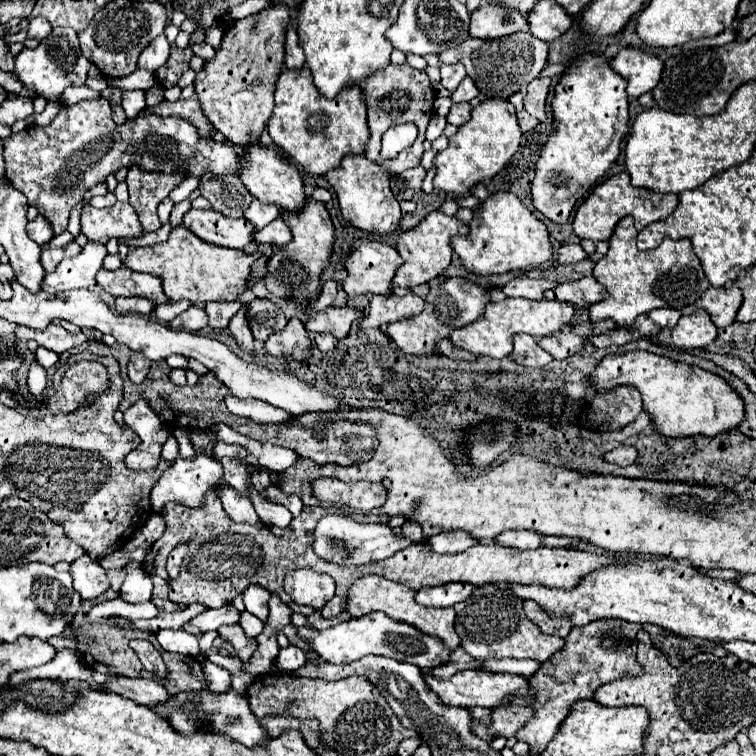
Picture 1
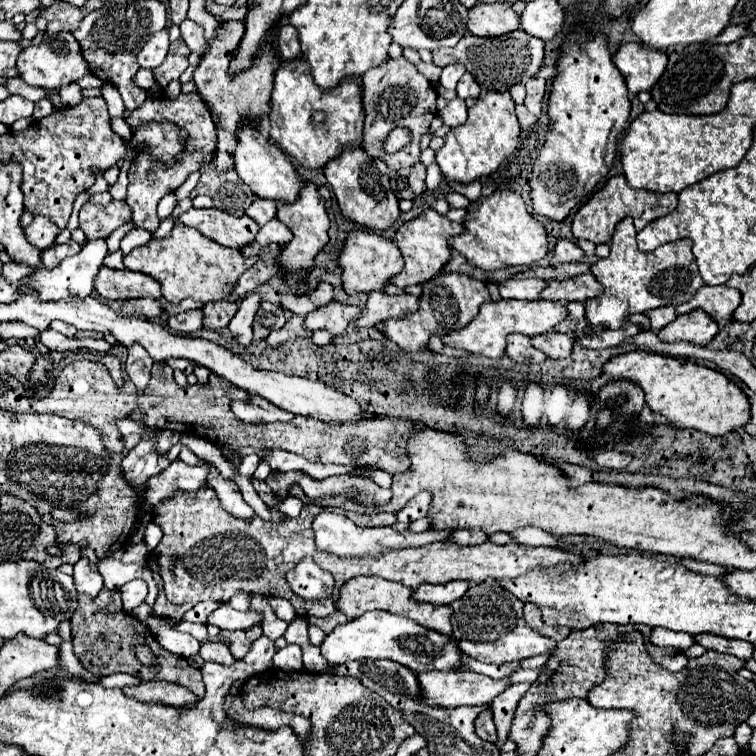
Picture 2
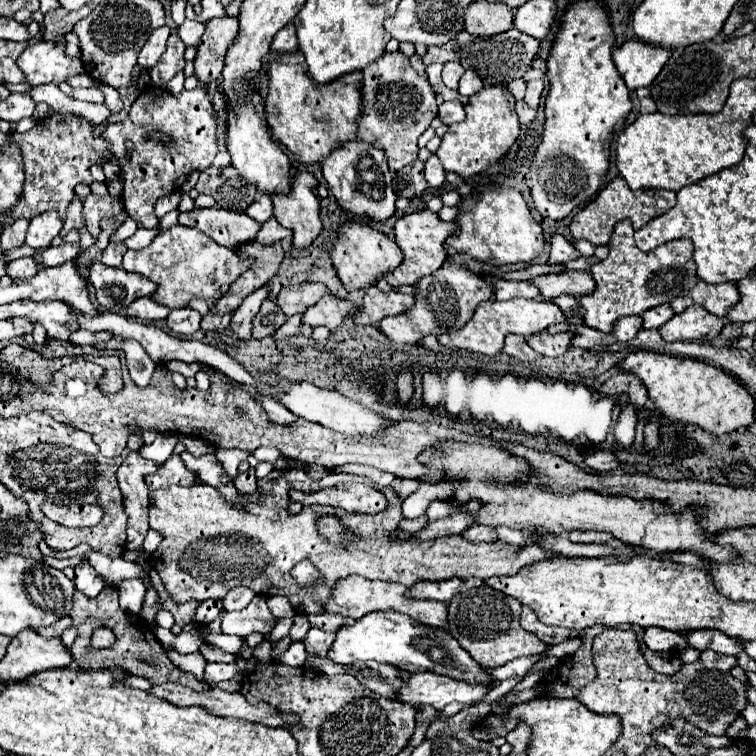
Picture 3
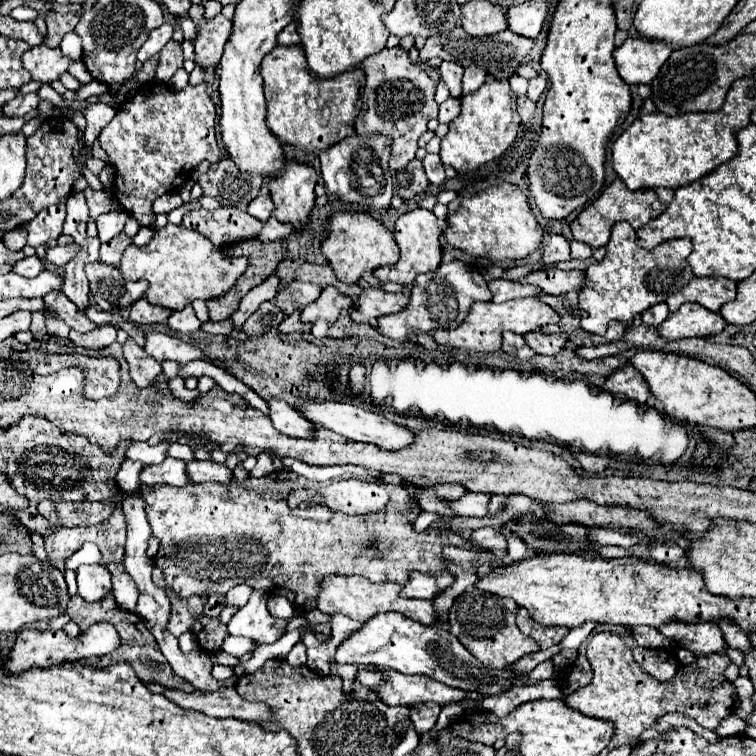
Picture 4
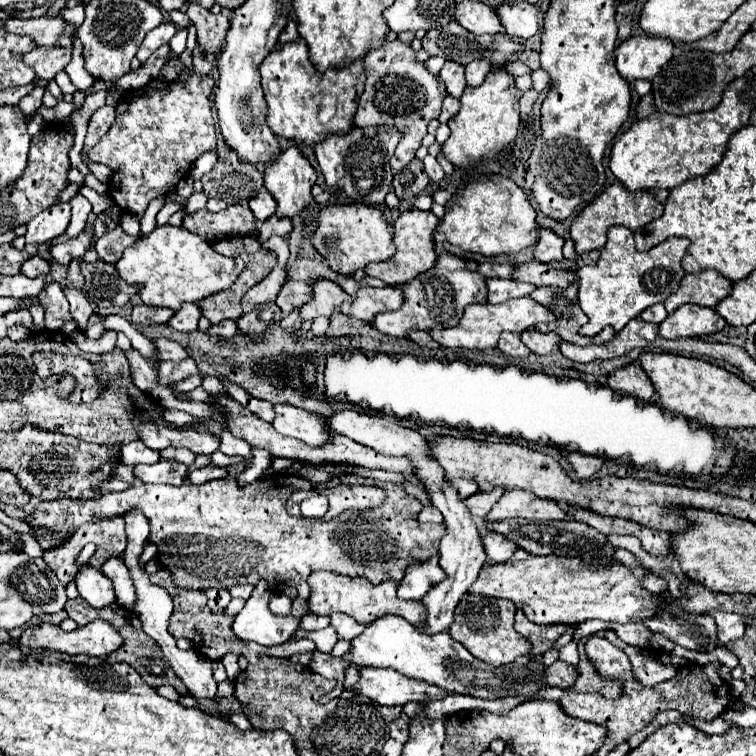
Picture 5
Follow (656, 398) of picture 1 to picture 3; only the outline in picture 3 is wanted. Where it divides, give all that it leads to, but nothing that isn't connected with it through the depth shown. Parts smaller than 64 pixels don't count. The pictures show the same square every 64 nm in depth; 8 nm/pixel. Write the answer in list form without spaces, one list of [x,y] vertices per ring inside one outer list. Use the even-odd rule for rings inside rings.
[[[638,350],[628,354],[616,364],[620,372],[630,372],[642,380],[648,390],[648,398],[656,410],[676,422],[694,424],[710,434],[728,434],[738,428],[748,428],[754,420],[754,398],[724,370],[710,364],[678,358],[668,354],[656,354],[650,350]]]

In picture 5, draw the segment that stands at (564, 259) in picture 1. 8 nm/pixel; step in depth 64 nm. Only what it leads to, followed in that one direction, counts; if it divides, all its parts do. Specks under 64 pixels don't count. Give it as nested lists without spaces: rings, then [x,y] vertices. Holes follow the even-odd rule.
[[[540,228],[540,240],[538,240],[536,250],[534,250],[534,256],[538,262],[550,264],[556,260],[564,260],[562,248],[564,248],[564,240],[560,236],[556,236],[552,230]]]

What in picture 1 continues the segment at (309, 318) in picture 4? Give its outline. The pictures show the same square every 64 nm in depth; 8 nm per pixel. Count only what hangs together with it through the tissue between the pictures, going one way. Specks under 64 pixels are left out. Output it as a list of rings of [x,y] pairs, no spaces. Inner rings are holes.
[[[328,308],[326,312],[320,312],[314,316],[308,324],[306,330],[310,334],[330,334],[338,340],[346,338],[350,334],[350,326],[354,320],[360,318],[358,310],[352,308]]]

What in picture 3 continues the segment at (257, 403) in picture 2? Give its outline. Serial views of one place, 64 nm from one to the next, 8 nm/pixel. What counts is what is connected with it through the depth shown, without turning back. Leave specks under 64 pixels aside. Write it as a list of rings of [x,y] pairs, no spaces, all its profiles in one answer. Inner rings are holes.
[[[262,396],[260,406],[268,414],[268,420],[272,420],[276,424],[292,424],[292,422],[296,422],[296,416],[292,416],[292,412],[288,412],[288,408],[284,408],[282,404],[276,404],[276,400],[272,400],[272,396]]]

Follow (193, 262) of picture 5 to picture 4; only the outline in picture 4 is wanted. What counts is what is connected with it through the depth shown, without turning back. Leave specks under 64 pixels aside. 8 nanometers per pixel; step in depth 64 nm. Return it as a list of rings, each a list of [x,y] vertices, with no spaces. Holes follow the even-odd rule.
[[[166,224],[160,232],[154,234],[148,246],[142,246],[142,248],[128,246],[118,268],[124,274],[124,278],[130,278],[130,280],[144,278],[150,282],[150,288],[144,296],[152,304],[158,304],[170,310],[180,310],[196,298],[212,300],[212,298],[224,296],[240,278],[240,274],[248,268],[248,260],[232,258],[224,254],[204,234],[196,230]]]

